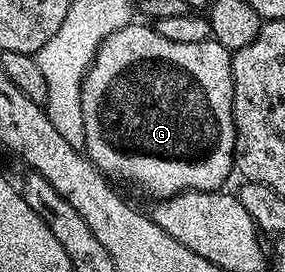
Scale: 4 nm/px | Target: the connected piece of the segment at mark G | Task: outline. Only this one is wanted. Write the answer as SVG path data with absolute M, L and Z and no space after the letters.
M152 25L124 26L119 32L109 34L103 44L97 49L89 71L81 85L83 96L83 128L85 129L84 153L90 162L110 179L122 178L125 182L134 182L141 190L146 190L153 200L170 198L173 194L181 194L185 190L216 190L232 175L235 170L235 155L237 153L237 129L233 119L233 56L230 50L223 48L223 44L214 42L200 42L199 44L175 44L175 40L167 40L159 36L159 32Z

